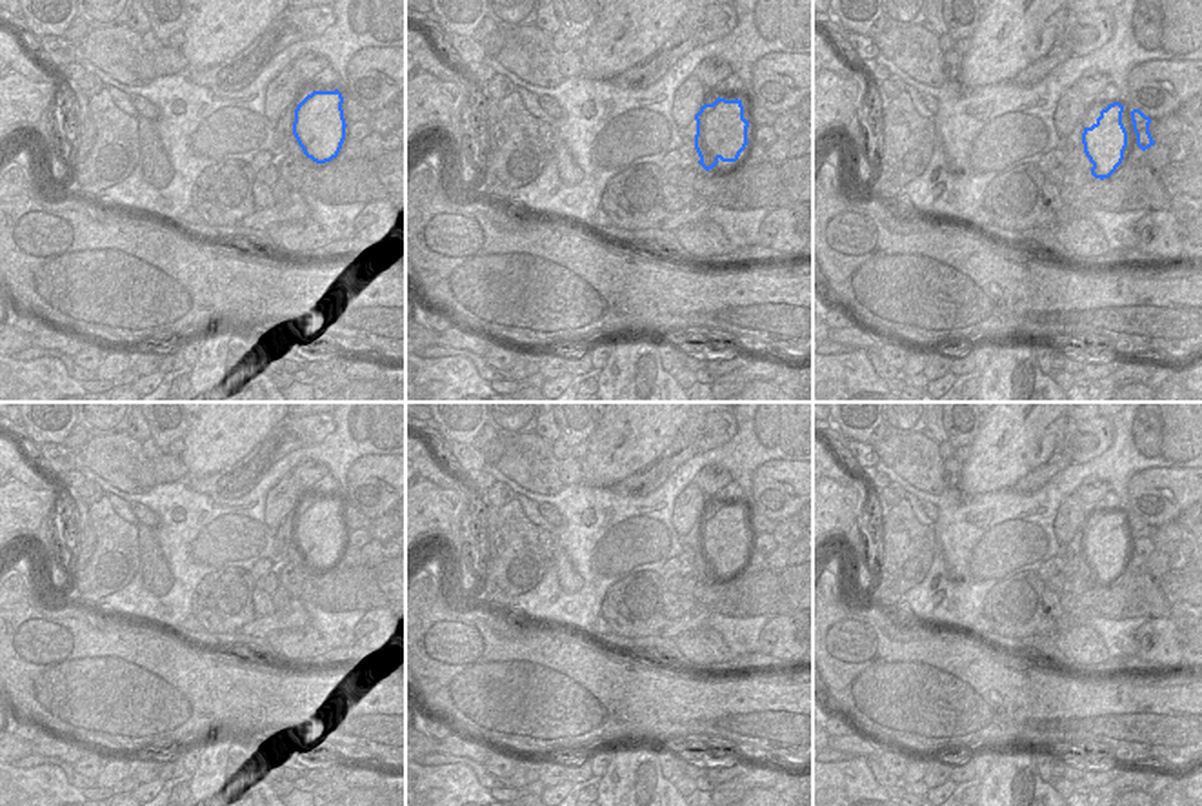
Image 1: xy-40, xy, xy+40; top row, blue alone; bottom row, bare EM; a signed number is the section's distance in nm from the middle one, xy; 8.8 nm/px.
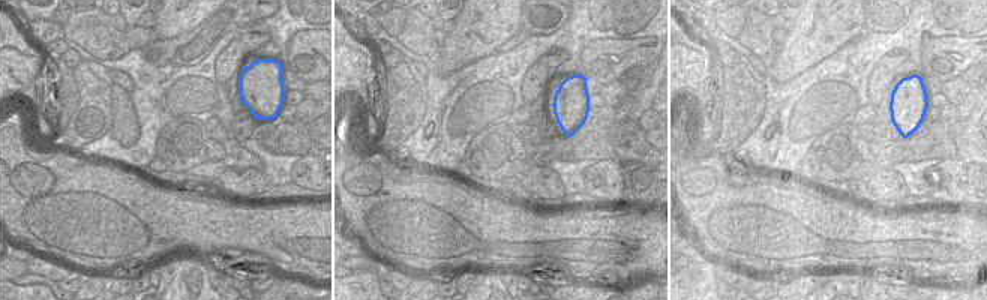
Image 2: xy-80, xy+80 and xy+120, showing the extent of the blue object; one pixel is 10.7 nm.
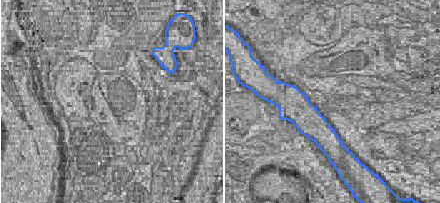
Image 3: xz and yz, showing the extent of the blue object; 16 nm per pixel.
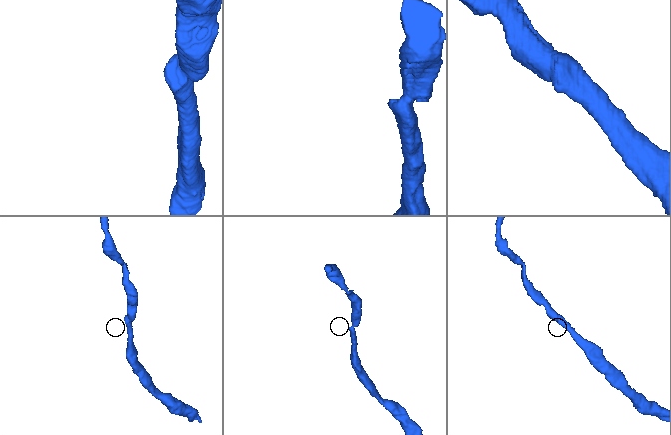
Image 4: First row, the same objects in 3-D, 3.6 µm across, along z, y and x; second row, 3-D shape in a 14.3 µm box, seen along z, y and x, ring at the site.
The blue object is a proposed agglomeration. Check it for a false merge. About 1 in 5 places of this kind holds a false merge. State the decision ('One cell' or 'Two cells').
One cell.

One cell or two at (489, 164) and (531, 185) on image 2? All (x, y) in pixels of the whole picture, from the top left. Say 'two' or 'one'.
two

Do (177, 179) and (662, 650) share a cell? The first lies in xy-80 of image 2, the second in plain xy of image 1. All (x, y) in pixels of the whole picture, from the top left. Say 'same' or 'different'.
same

